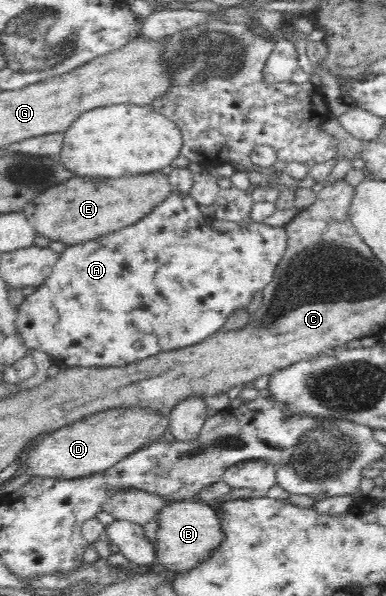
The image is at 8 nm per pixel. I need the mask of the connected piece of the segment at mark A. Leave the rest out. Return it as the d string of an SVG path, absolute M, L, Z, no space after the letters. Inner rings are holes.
M172 189L170 196L165 201L158 203L154 210L150 211L140 221L125 226L122 230L105 234L97 239L66 247L61 252L54 265L52 274L46 281L38 286L36 292L27 296L20 307L17 307L17 328L21 332L22 341L33 351L46 352L56 363L63 368L128 366L142 361L150 356L162 354L172 350L194 346L205 341L206 338L220 332L226 324L228 316L238 310L246 310L251 303L253 294L264 292L266 286L272 282L274 271L285 253L287 247L287 234L284 226L268 226L263 222L253 221L246 226L240 226L228 233L218 231L211 226L210 220L202 215L199 204L189 194Z

